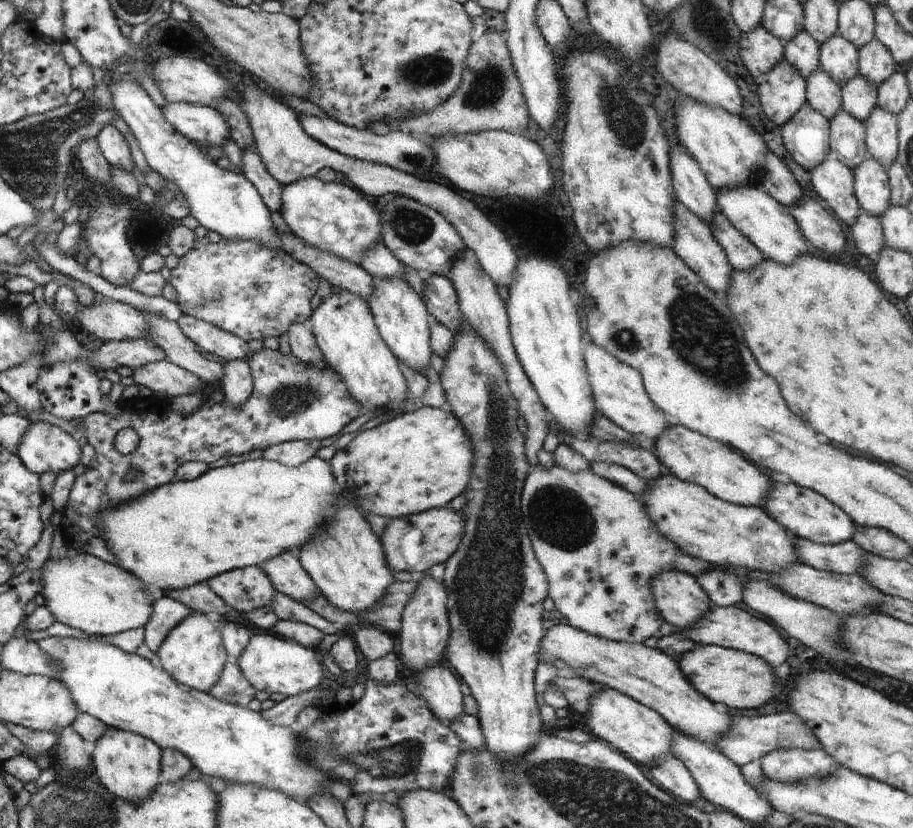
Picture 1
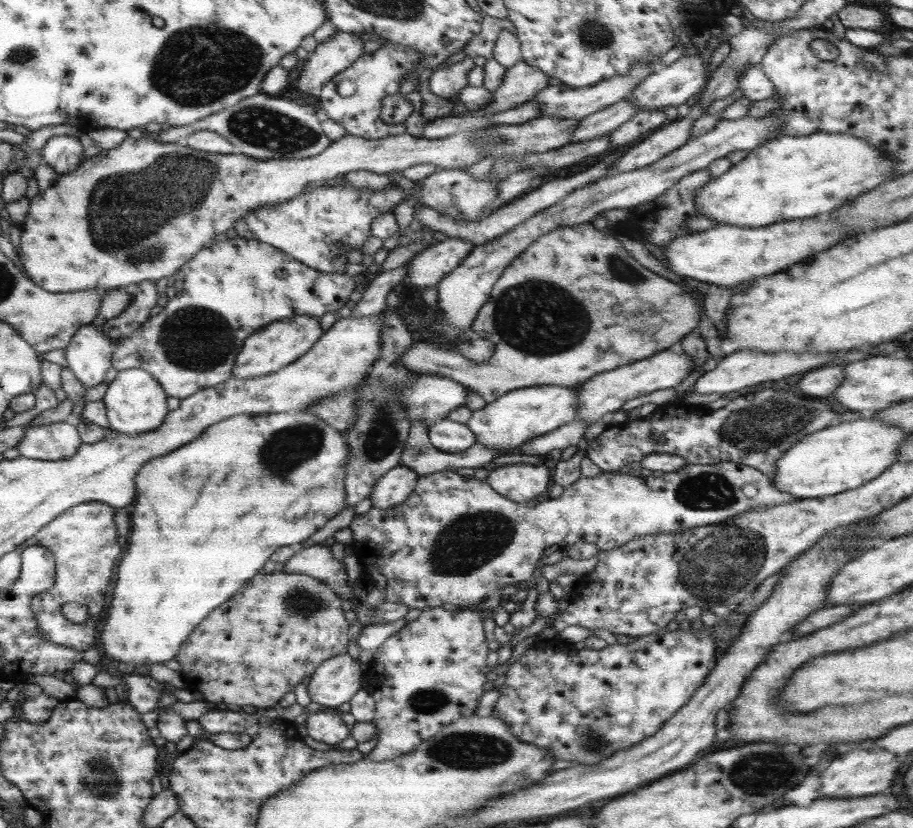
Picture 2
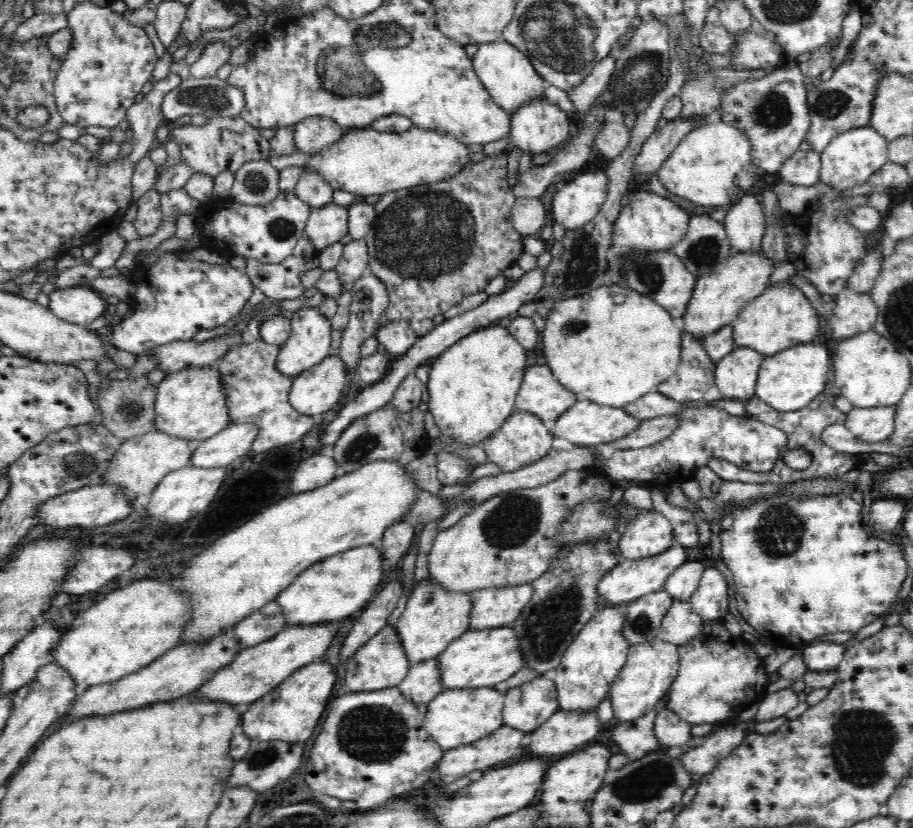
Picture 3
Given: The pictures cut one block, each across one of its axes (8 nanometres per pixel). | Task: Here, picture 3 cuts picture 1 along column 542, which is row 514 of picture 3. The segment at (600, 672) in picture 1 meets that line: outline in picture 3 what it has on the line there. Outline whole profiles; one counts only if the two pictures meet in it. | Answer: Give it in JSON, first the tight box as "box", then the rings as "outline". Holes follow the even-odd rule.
{"box":[618,509,674,560],"outline":[[[642,509],[638,510],[638,514],[634,518],[630,518],[624,528],[618,543],[618,549],[623,558],[636,560],[656,556],[656,554],[664,552],[664,550],[668,550],[672,546],[674,541],[673,524],[668,521],[668,518],[654,509]]]}

